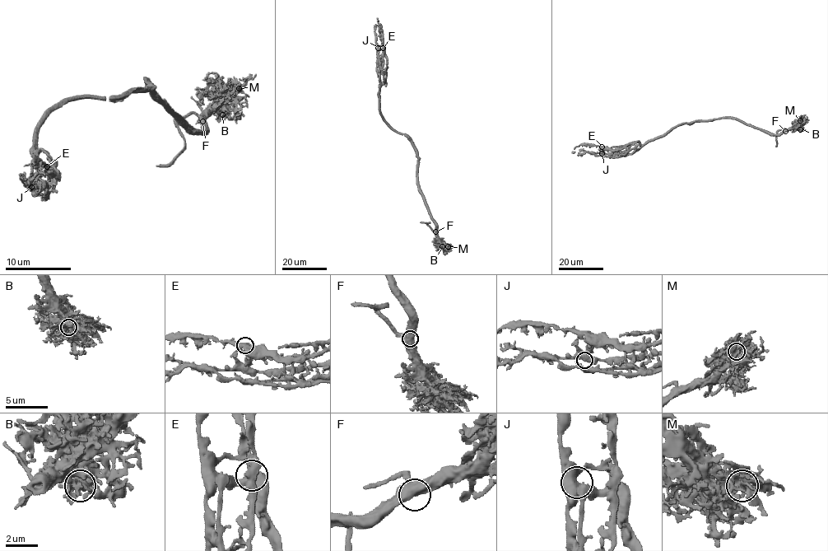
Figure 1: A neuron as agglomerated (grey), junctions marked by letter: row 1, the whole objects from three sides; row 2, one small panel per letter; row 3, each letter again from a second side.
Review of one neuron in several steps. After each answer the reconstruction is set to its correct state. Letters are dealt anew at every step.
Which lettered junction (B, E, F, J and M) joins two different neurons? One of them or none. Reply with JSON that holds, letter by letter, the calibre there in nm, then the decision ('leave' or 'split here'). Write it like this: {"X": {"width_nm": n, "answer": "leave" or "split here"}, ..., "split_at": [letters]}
{"B": {"width_nm": 440, "answer": "leave"}, "E": {"width_nm": 480, "answer": "leave"}, "F": {"width_nm": 480, "answer": "leave"}, "J": {"width_nm": 500, "answer": "leave"}, "M": {"width_nm": 440, "answer": "leave"}, "split_at": []}

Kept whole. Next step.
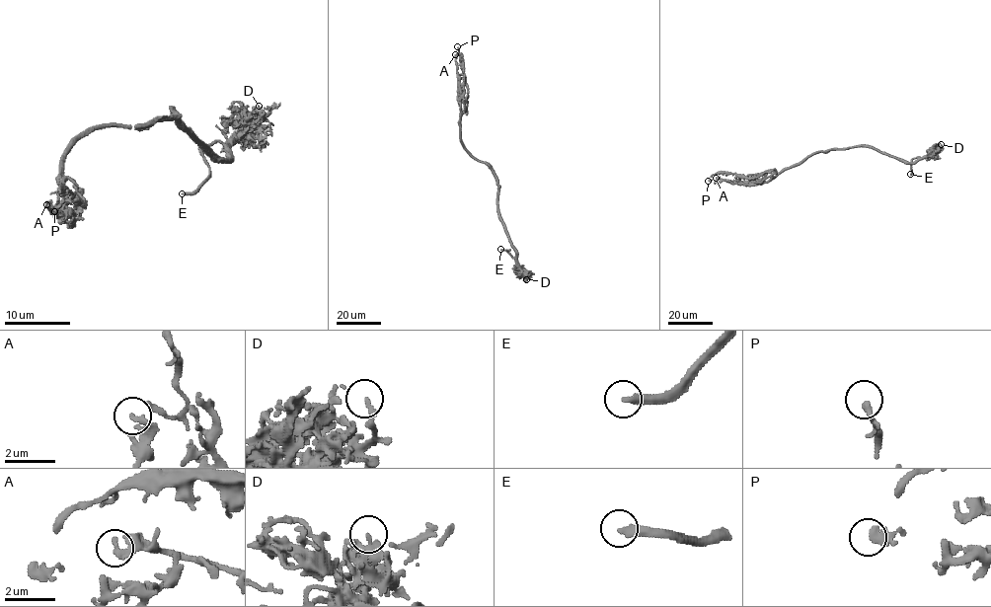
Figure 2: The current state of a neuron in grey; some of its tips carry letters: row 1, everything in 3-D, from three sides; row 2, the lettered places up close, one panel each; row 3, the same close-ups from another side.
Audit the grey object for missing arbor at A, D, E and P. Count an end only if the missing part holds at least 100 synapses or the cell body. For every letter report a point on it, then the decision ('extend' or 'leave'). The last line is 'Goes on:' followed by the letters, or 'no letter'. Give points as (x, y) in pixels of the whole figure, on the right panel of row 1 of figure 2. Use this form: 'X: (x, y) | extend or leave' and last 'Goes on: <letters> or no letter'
A: (716, 178) | leave
D: (941, 144) | leave
E: (910, 174) | extend
P: (708, 181) | leave
Goes on: E

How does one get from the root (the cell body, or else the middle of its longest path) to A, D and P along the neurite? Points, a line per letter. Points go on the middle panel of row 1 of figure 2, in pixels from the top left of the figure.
A: (484, 162), (478, 161), (460, 139), (455, 54)
D: (484, 162), (495, 179), (497, 211), (526, 279)
P: (484, 162), (478, 161), (460, 139), (460, 115), (466, 108), (468, 87), (457, 46)

